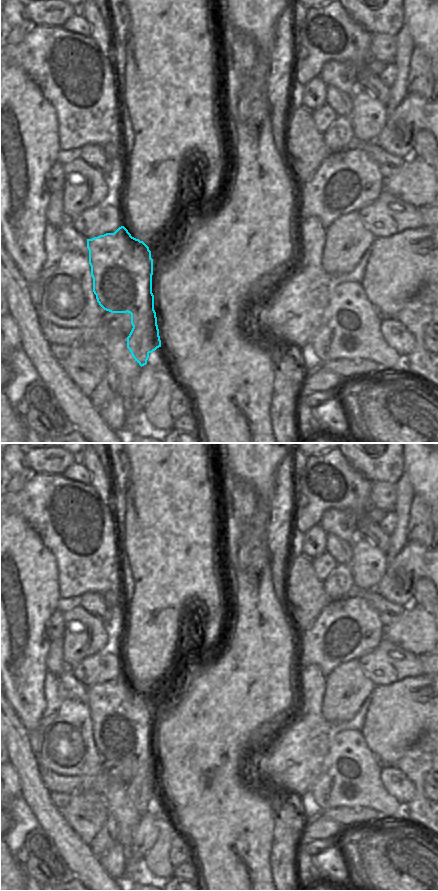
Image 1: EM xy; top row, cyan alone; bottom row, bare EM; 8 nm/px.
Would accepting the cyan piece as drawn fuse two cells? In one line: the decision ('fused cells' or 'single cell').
fused cells

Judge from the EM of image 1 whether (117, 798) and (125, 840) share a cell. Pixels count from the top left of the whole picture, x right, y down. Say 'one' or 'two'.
one

